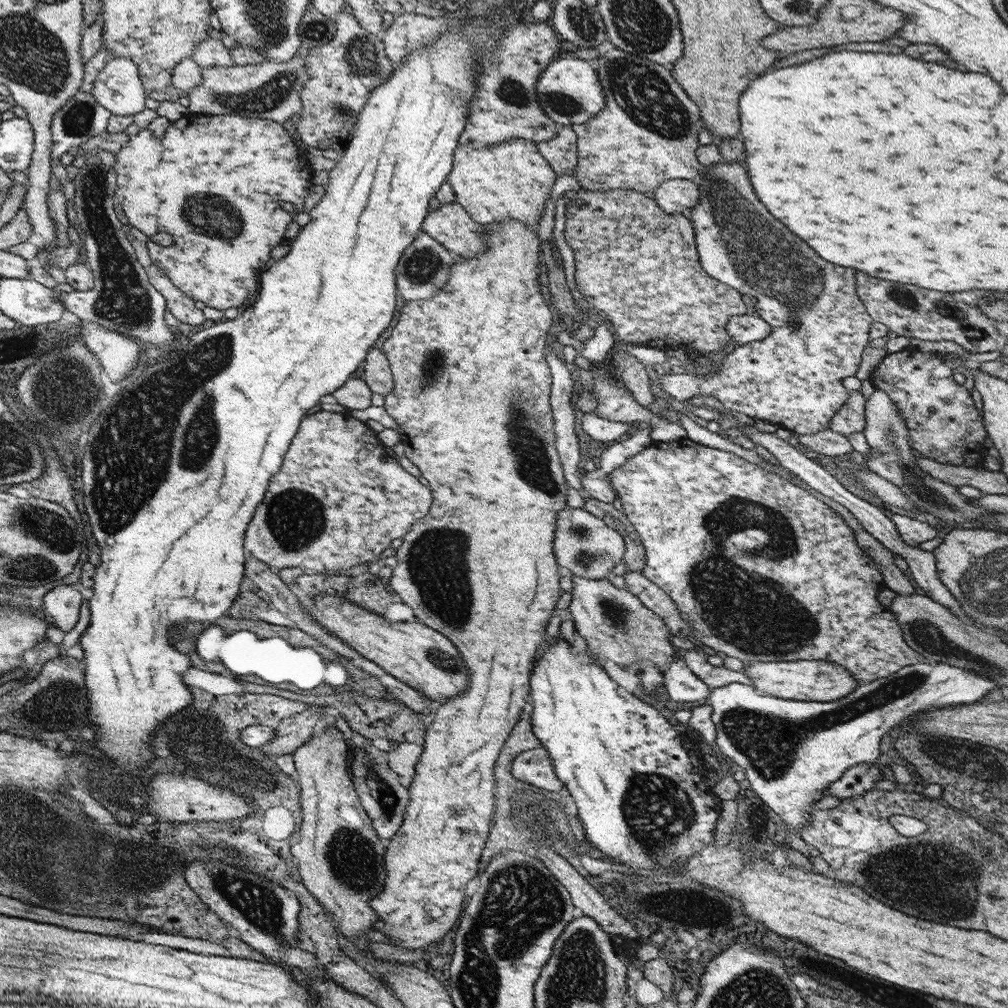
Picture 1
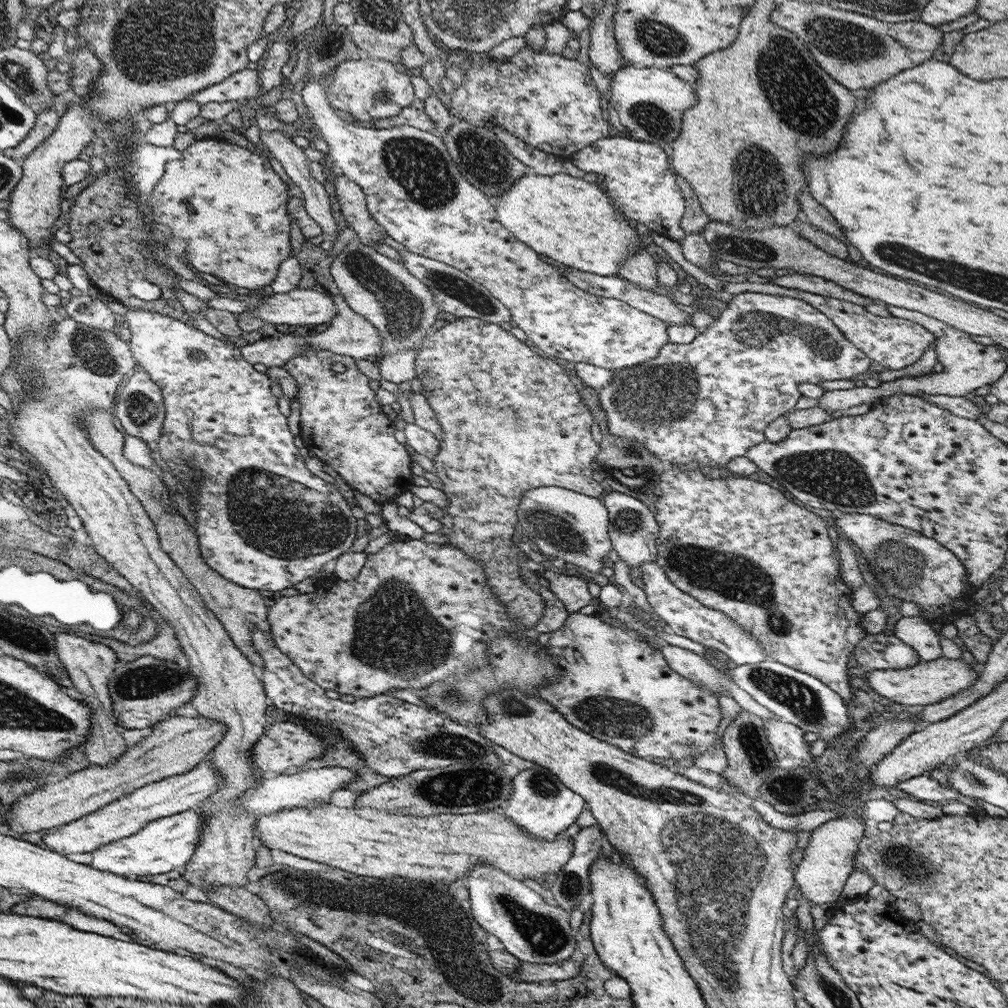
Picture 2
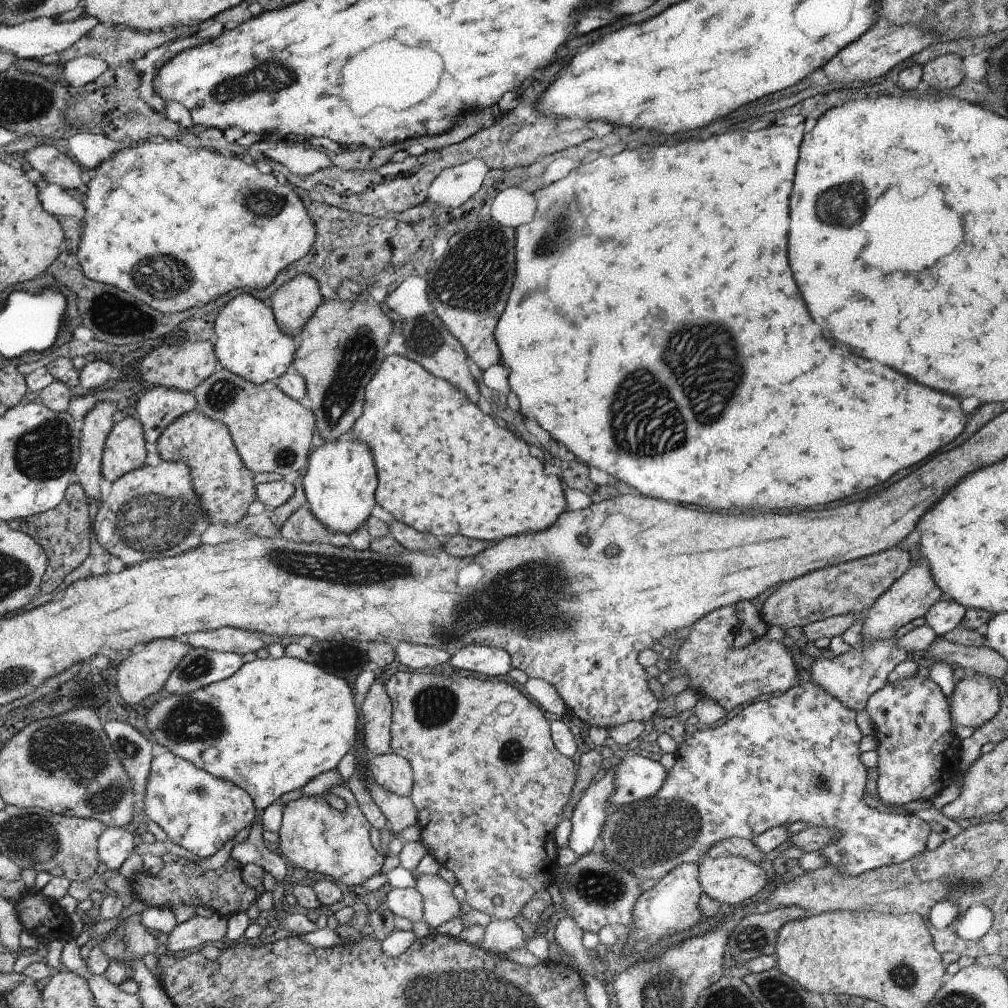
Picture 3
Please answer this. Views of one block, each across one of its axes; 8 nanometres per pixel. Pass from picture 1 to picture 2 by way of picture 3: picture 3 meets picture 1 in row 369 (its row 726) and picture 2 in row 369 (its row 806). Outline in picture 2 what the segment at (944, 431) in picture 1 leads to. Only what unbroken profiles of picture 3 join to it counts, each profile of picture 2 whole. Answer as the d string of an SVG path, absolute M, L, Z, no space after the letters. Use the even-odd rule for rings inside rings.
M751 284L743 286L743 292L757 292L757 294L771 294L771 296L785 296L785 298L793 298L793 300L805 300L809 306L817 308L819 312L823 312L843 334L845 338L855 344L861 352L865 352L865 356L869 356L873 362L881 364L887 370L901 370L913 362L917 362L923 352L935 344L935 334L931 334L927 328L923 328L921 324L915 324L911 320L903 320L903 318L895 318L895 316L887 316L887 318L879 318L879 316L871 316L869 312L863 310L863 306L857 306L853 302L845 302L845 300L837 300L837 298L827 298L827 296L819 296L819 294L811 294L811 292L803 292L803 290L795 290L795 288L785 288L785 286L777 286L777 284Z

